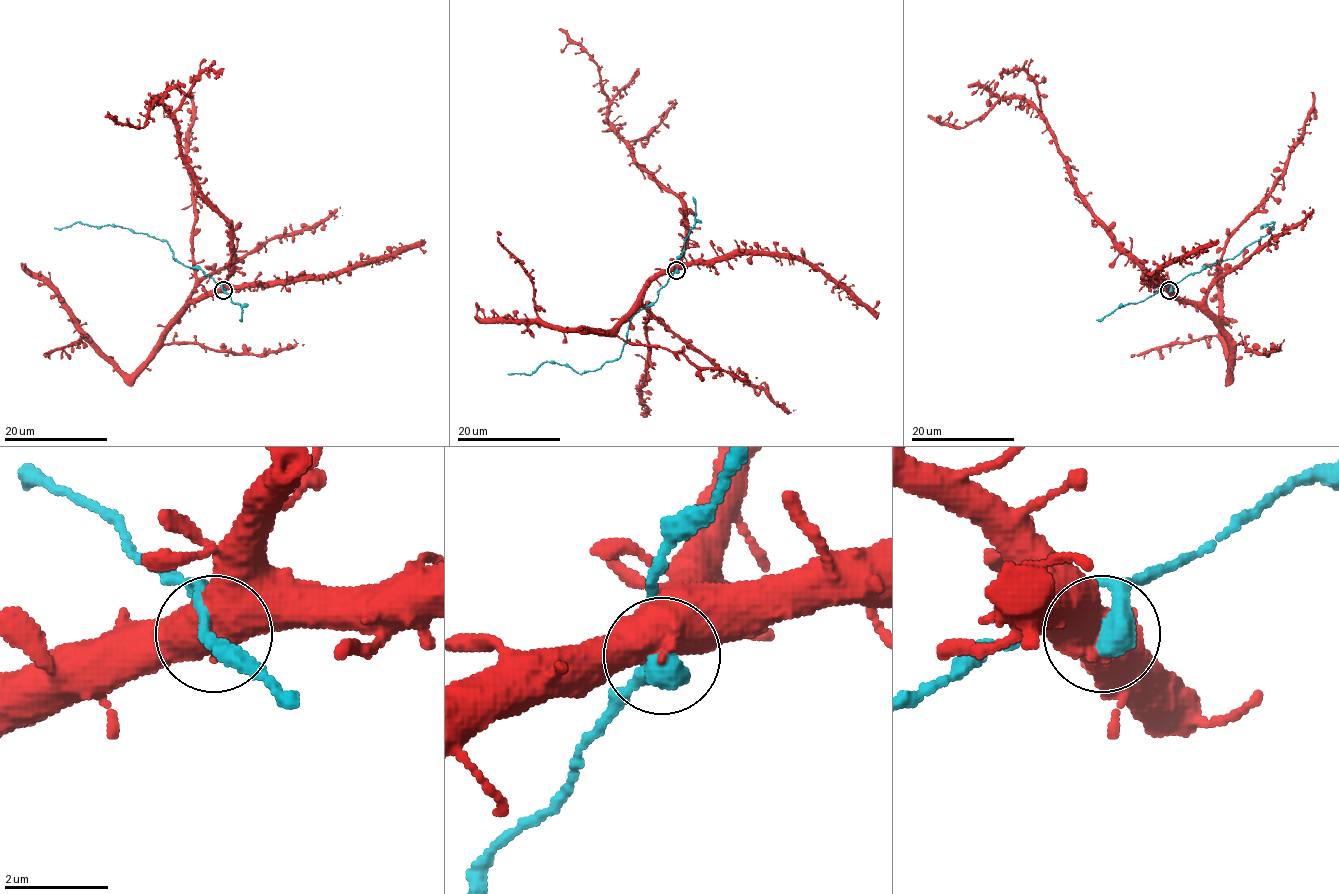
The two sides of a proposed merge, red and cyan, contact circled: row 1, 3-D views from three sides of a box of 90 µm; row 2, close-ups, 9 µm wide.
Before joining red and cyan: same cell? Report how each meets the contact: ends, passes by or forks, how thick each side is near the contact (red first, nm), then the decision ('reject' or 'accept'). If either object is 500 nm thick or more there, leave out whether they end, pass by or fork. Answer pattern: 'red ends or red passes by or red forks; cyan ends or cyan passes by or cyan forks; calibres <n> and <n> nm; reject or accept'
calibres 550 and 420 nm; accept

